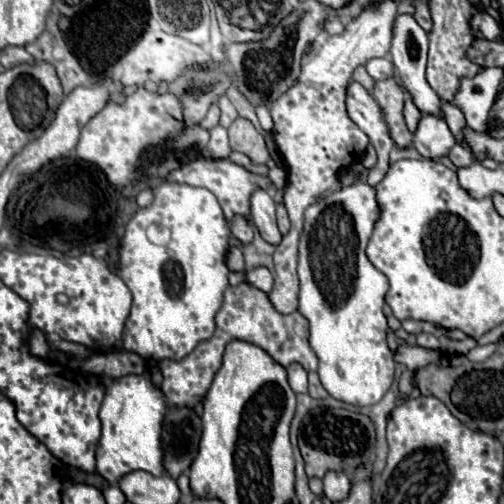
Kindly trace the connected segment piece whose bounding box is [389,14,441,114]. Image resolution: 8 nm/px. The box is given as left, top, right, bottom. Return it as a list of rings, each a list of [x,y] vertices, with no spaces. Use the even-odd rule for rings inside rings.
[[[397,14],[395,18],[395,28],[393,28],[393,40],[391,40],[391,62],[397,68],[397,74],[401,76],[405,90],[411,94],[415,106],[423,112],[423,114],[439,114],[441,112],[441,104],[439,104],[439,96],[435,94],[435,90],[427,84],[427,76],[425,76],[425,68],[427,68],[427,52],[429,52],[429,40],[425,30],[417,24],[413,14]]]

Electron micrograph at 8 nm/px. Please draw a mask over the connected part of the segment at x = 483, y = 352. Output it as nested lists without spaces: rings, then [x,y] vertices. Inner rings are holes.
[[[485,344],[485,346],[475,346],[469,354],[467,354],[467,358],[469,360],[475,360],[475,362],[483,362],[483,360],[487,360],[493,352],[495,352],[495,348],[497,348],[497,344]]]

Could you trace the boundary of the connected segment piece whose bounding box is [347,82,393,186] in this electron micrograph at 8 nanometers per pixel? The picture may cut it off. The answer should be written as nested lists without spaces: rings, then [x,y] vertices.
[[[353,82],[347,90],[347,112],[351,120],[369,136],[371,144],[377,150],[377,164],[369,170],[367,182],[375,186],[387,172],[389,166],[389,152],[393,148],[391,134],[387,132],[387,120],[383,116],[383,110],[379,104],[375,104],[375,98],[357,82]]]

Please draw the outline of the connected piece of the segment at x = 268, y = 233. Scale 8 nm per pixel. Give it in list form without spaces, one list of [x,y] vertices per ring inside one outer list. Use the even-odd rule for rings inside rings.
[[[257,190],[251,196],[251,216],[253,216],[253,222],[259,230],[259,234],[263,236],[263,240],[273,246],[279,246],[283,236],[275,222],[275,202],[265,190]]]

